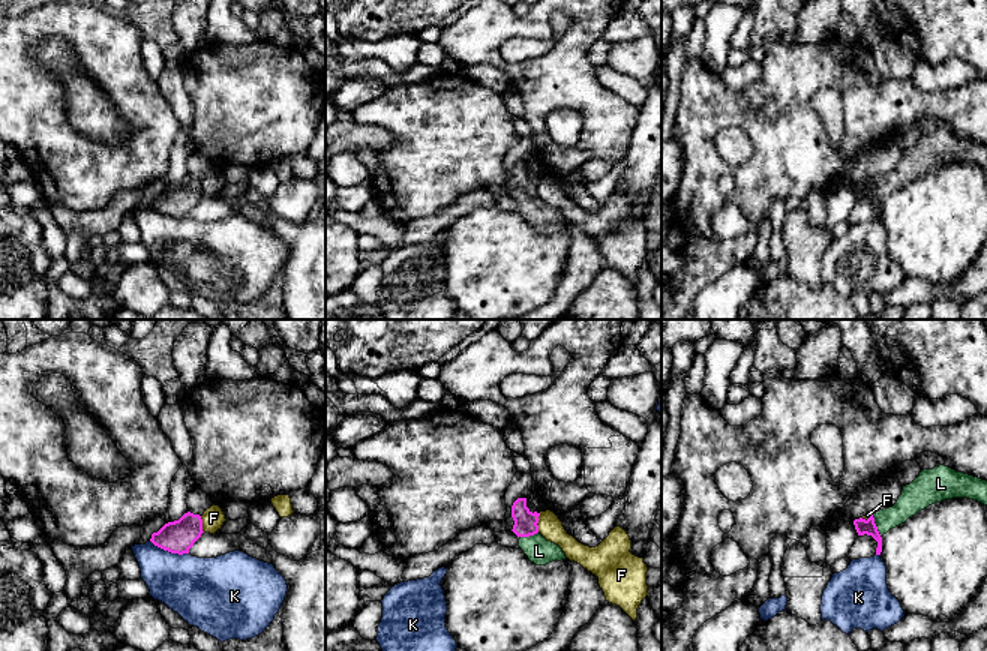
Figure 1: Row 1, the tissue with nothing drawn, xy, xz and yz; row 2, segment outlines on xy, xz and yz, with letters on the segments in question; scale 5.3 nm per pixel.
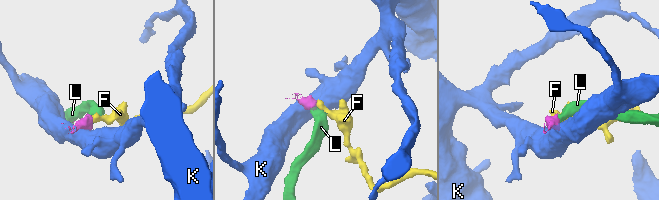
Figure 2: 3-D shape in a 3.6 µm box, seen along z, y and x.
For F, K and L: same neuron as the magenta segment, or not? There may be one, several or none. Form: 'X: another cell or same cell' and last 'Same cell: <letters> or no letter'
F: another cell
K: another cell
L: same cell
Same cell: L

